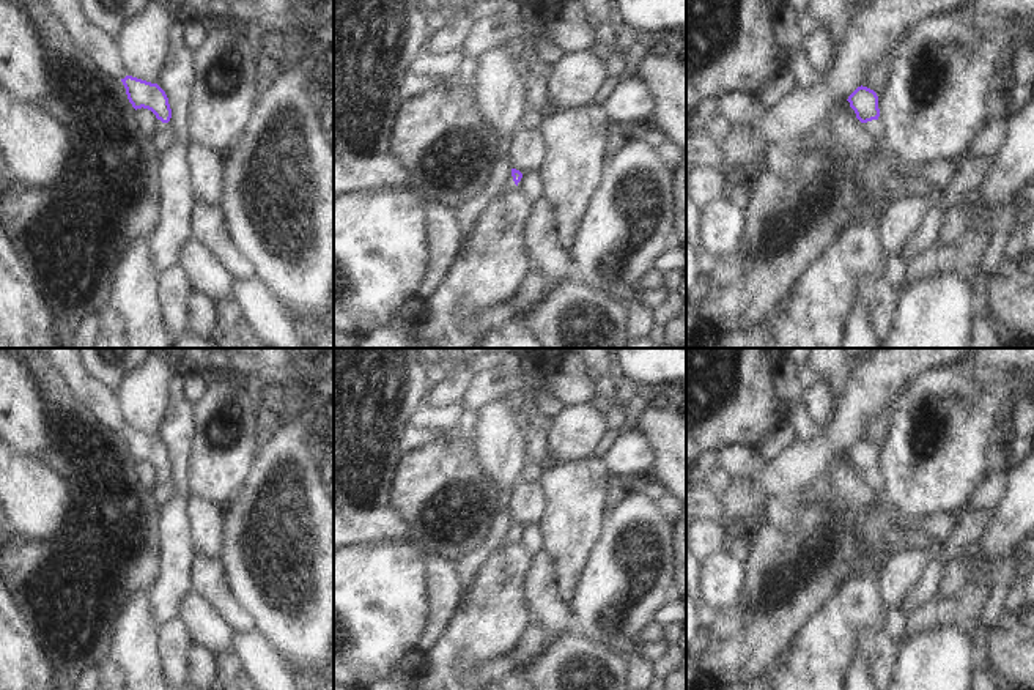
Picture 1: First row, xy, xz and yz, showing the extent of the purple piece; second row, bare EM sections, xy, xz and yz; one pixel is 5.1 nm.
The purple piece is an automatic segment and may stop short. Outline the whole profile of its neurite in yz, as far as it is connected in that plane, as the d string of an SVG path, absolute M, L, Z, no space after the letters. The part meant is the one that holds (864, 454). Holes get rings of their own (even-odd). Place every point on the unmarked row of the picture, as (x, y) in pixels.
M858 440L847 452L856 471L864 476L873 492L886 492L886 484L880 476L878 449L867 440Z

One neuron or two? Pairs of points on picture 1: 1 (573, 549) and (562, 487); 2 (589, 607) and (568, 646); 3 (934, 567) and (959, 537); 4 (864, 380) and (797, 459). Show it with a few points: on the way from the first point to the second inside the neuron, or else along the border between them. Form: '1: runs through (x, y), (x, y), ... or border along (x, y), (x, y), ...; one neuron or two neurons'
1: runs through (572, 533), (572, 503); one neuron
2: border along (576, 629), (609, 648); two neurons
3: border along (937, 560), (943, 564); two neurons
4: runs through (860, 404), (850, 421), (820, 451); one neuron

